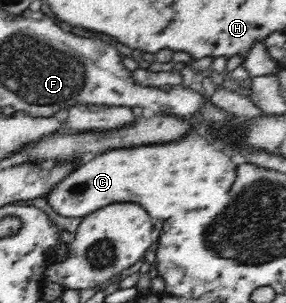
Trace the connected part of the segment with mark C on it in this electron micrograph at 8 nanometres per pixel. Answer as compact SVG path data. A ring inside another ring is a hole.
M187 137L173 145L137 147L125 151L109 151L78 165L42 199L55 213L68 218L85 218L111 203L137 203L155 219L174 218L181 211L201 209L211 199L221 197L235 179L236 165L227 155L209 145L205 138Z

